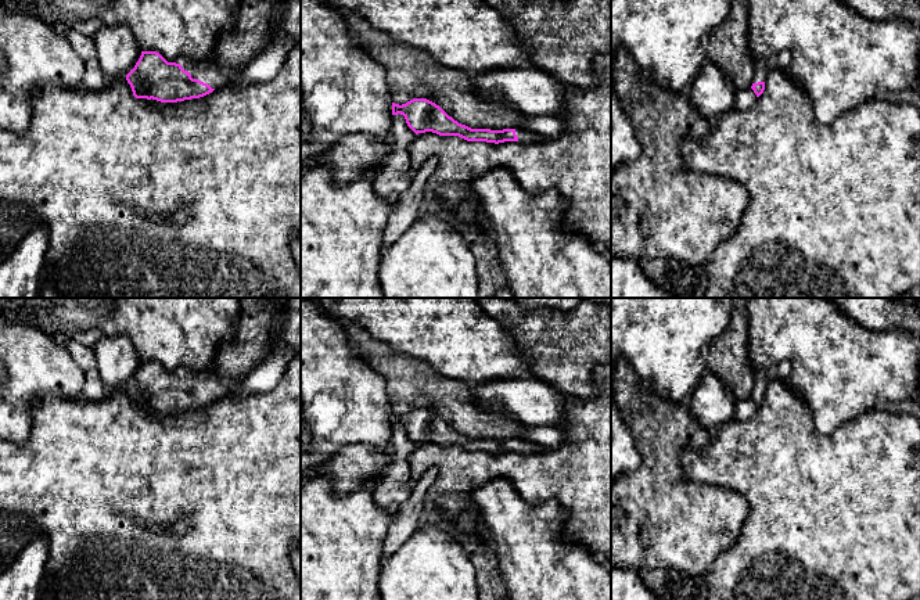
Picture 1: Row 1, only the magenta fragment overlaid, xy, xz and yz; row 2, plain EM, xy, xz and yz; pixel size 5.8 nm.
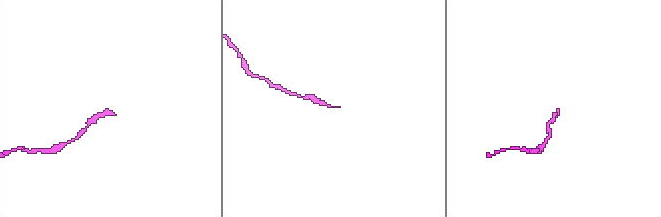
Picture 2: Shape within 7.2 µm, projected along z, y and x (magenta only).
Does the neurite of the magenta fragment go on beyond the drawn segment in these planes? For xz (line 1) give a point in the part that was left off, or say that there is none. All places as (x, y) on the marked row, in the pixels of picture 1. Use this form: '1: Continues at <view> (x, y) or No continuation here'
1: Continues at xz (524, 136)

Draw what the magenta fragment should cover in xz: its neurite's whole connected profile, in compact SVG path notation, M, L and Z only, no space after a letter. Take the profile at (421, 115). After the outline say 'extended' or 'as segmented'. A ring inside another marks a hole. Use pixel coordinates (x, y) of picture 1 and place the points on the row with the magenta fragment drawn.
M413 98L406 104L392 103L392 115L403 115L407 126L416 133L432 132L439 136L459 136L467 141L504 143L518 141L528 144L543 139L528 129L471 129L449 116L439 105L427 98Z; extended

